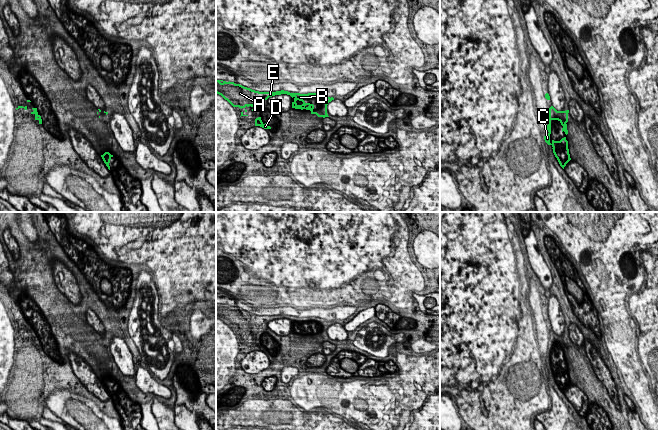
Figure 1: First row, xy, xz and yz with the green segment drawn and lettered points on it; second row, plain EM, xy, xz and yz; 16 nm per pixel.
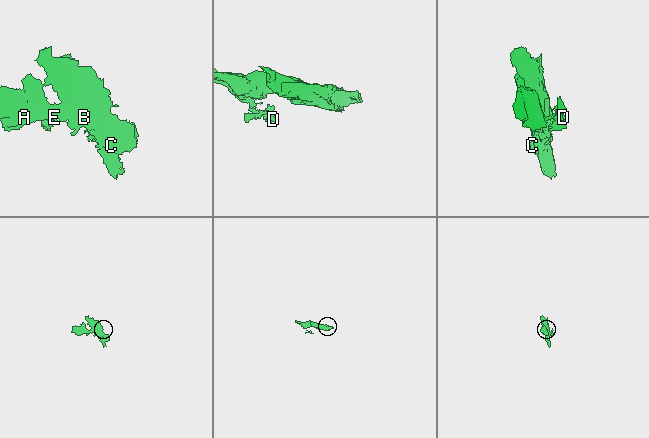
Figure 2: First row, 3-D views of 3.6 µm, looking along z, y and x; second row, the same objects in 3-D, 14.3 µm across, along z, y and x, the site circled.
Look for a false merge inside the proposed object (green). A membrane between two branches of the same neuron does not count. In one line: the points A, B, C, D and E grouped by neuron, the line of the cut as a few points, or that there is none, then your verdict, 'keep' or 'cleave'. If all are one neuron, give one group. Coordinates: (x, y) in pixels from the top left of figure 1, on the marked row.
A B C D E; no cut; keep

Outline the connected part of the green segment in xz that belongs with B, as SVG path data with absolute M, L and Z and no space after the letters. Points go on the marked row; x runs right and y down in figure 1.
M216 80L216 93L221 95L233 107L244 108L247 106L253 107L259 104L260 100L267 100L269 97L281 94L290 95L294 101L292 108L310 110L311 114L316 114L318 117L329 117L327 114L327 105L334 100L333 97L326 97L318 93L290 93L288 91L276 92L259 92L250 88L244 87L234 82L226 82L223 80Z

